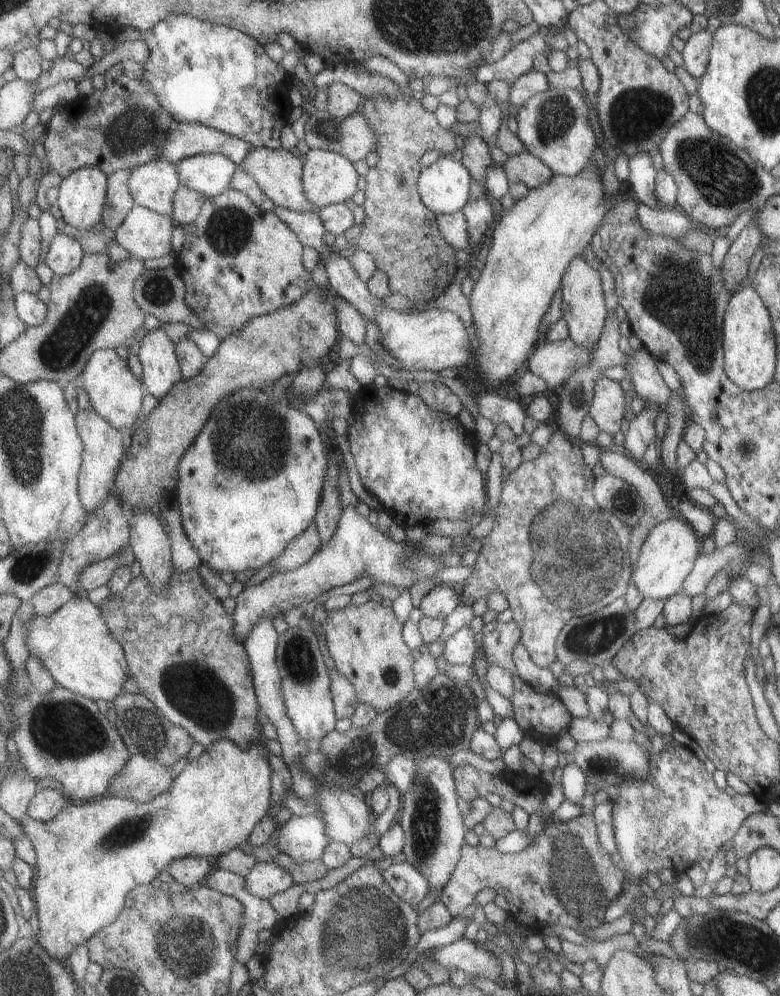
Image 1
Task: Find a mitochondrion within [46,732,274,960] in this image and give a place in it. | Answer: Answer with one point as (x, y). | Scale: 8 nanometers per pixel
(126, 834)

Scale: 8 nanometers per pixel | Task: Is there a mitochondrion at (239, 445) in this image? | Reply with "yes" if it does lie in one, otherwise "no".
yes

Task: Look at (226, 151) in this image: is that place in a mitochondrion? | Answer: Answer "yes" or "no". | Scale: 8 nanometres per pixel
no

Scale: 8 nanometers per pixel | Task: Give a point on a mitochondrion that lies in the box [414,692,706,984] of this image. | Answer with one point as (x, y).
(574, 885)

